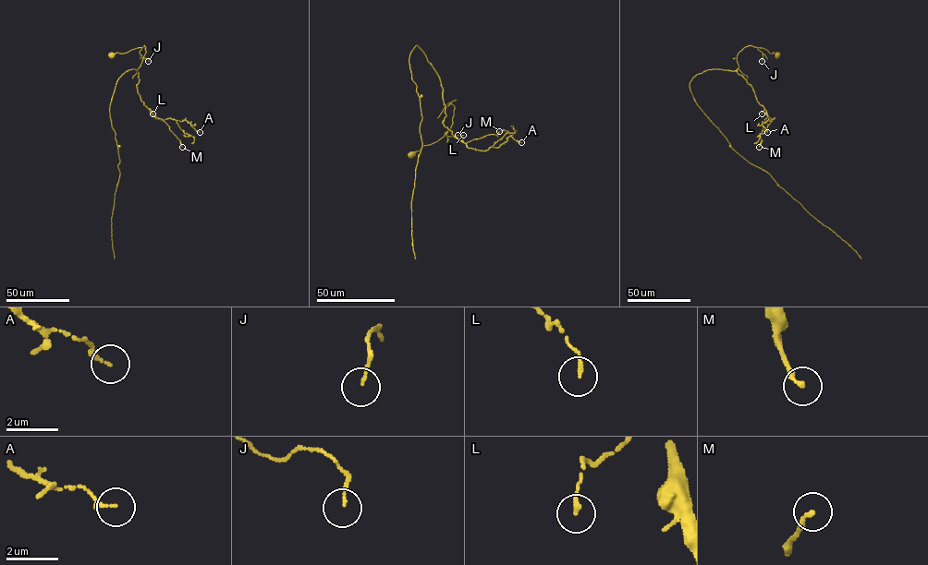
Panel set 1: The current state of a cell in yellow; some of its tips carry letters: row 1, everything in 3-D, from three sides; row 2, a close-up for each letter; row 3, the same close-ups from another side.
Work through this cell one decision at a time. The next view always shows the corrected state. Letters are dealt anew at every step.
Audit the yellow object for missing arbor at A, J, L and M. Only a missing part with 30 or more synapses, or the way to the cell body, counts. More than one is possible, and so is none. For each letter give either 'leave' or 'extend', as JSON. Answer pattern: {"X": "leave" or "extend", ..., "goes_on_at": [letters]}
{"A": "leave", "J": "leave", "L": "leave", "M": "leave", "goes_on_at": []}

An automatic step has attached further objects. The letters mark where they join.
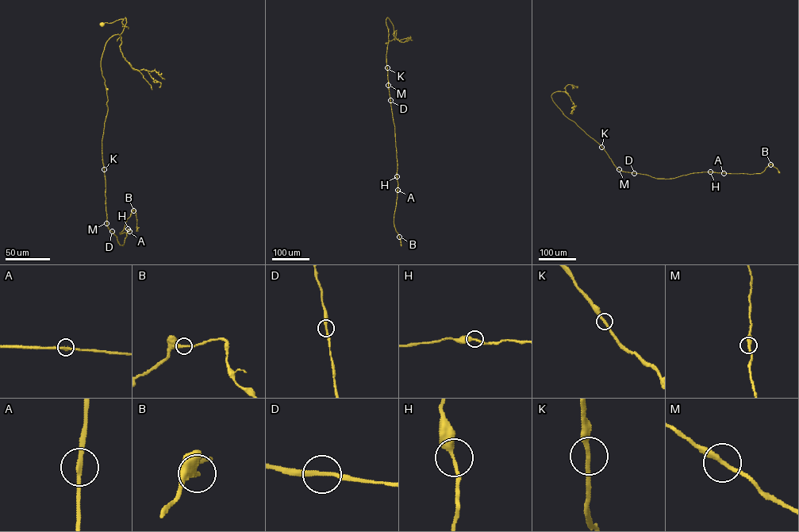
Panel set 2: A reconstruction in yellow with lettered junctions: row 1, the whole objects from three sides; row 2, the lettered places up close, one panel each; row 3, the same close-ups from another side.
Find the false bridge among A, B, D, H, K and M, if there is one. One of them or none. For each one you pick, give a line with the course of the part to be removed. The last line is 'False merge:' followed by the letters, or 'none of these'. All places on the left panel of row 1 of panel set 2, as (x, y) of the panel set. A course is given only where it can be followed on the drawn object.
False merge: none of these

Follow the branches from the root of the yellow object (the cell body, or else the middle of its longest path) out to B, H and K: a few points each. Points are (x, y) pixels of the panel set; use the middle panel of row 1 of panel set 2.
B: (386, 43), (393, 39), (396, 32), (387, 17), (386, 65), (394, 127), (398, 184), (393, 222), (399, 237)
H: (386, 43), (393, 39), (396, 32), (387, 17), (386, 65), (394, 127), (397, 176)
K: (386, 43), (393, 39), (396, 32), (387, 17), (387, 67)

